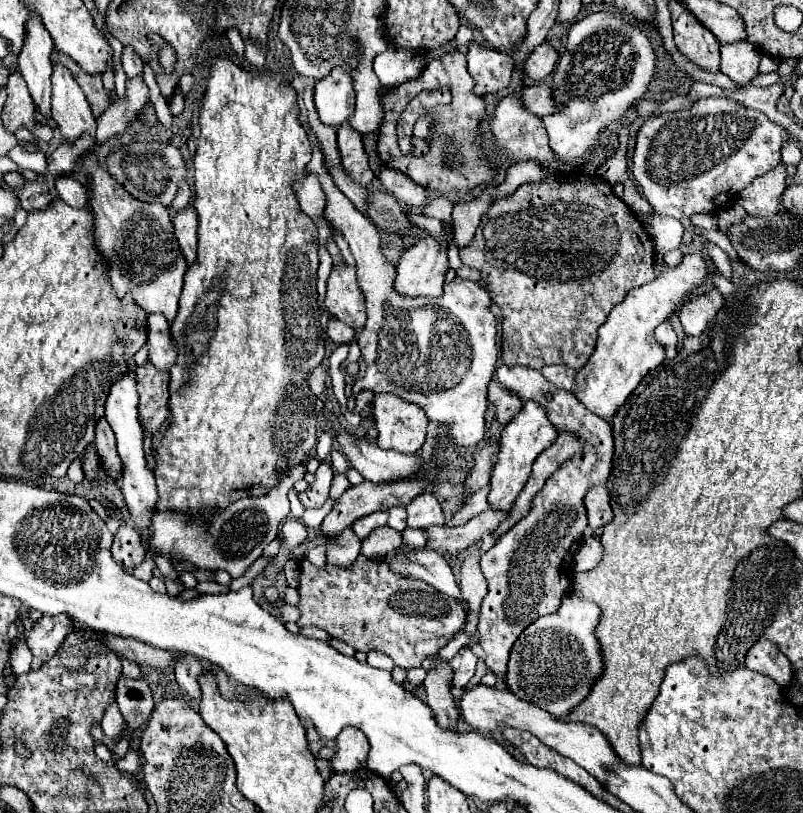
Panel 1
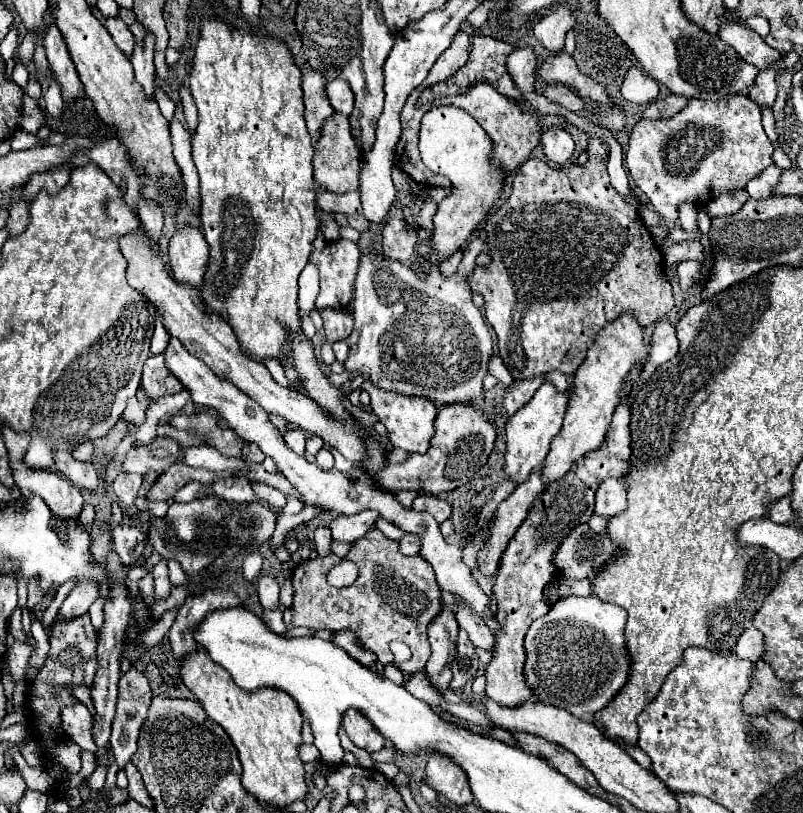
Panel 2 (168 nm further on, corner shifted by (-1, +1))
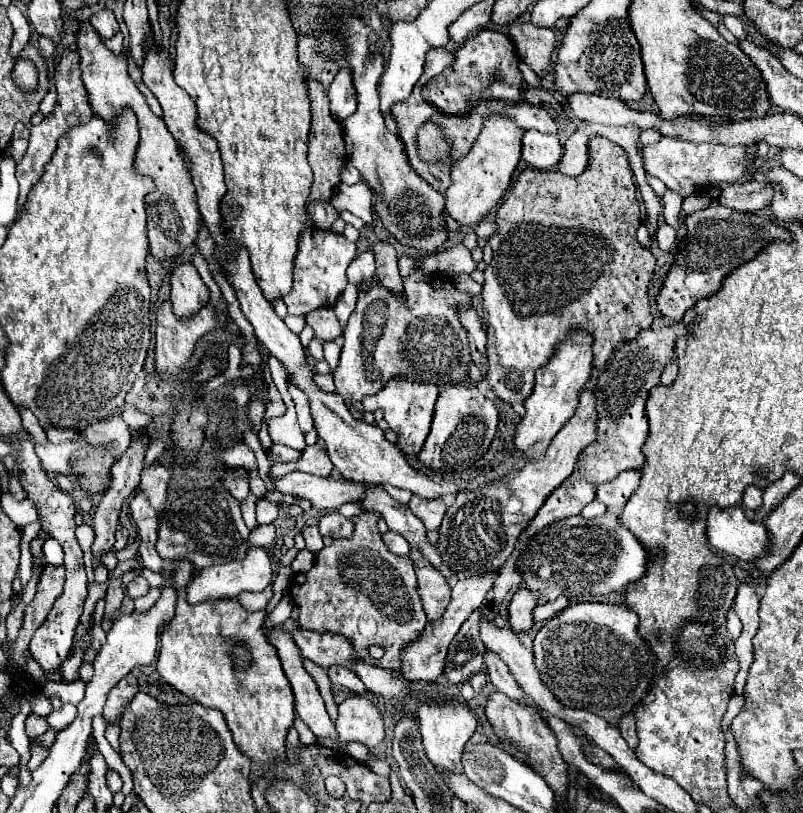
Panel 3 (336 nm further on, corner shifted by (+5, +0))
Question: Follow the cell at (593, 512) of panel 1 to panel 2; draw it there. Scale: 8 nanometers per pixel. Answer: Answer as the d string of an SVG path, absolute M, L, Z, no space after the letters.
M618 478L604 480L596 490L596 508L594 514L612 518L626 510L626 488Z

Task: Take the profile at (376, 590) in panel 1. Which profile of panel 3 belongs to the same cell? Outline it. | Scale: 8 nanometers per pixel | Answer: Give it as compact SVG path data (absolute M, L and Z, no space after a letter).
M360 515L354 517L354 533L348 539L334 539L330 547L324 547L314 561L314 567L308 573L296 573L290 583L290 595L300 609L298 625L318 633L338 633L344 635L354 651L358 661L368 663L368 649L370 645L386 647L386 655L380 661L374 661L382 669L398 669L398 651L410 641L416 639L426 625L426 613L422 609L422 601L418 597L418 583L414 575L414 565L410 557L398 557L386 549L382 543L380 531L376 527L378 515Z

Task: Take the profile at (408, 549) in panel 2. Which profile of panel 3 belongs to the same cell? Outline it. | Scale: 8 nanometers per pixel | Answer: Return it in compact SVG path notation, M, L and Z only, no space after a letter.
M394 531L384 533L384 535L382 535L382 541L386 543L388 551L392 551L394 555L408 555L408 553L410 553L410 545L408 545L408 541L406 541L402 535L394 533Z

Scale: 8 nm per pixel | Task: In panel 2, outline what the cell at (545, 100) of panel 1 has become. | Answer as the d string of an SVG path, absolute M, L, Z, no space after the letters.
M546 84L544 90L542 90L542 96L546 96L548 100L568 108L570 112L576 112L576 114L582 114L584 112L584 100L580 96L576 96L568 86L564 84Z

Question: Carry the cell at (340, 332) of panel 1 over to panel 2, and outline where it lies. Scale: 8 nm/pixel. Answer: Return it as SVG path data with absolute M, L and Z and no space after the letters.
M320 310L324 320L324 334L328 342L346 340L352 332L352 314L348 310Z

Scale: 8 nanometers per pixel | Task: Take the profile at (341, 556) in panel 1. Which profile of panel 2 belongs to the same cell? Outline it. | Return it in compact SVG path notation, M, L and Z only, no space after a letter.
M318 526L316 528L316 532L314 532L314 546L316 546L320 556L328 556L332 552L330 550L330 546L332 546L332 532L330 532L330 528L326 528L326 526Z

